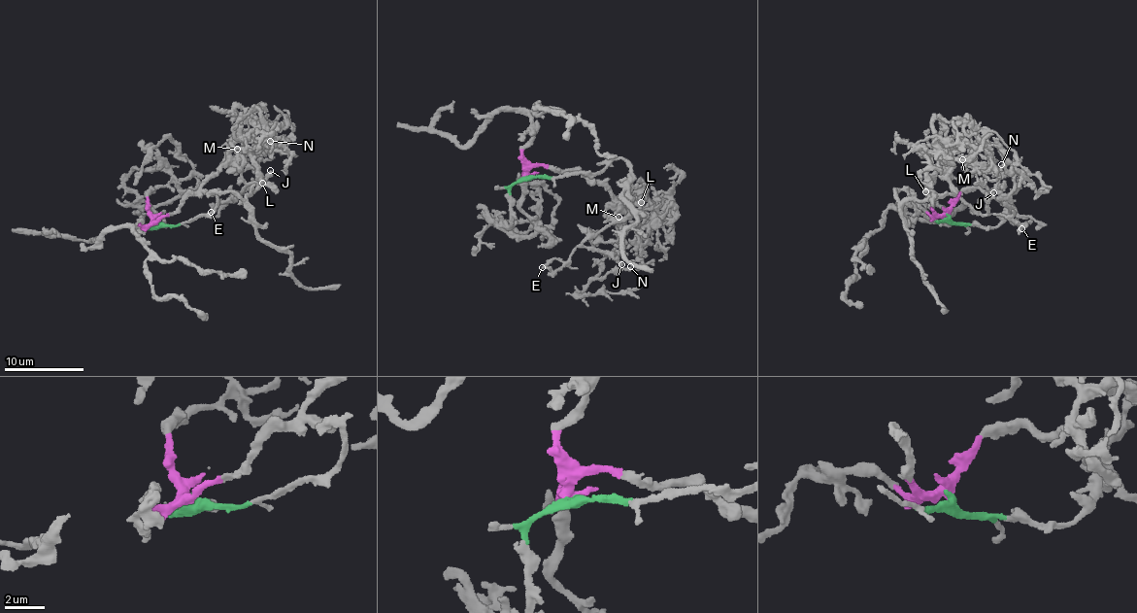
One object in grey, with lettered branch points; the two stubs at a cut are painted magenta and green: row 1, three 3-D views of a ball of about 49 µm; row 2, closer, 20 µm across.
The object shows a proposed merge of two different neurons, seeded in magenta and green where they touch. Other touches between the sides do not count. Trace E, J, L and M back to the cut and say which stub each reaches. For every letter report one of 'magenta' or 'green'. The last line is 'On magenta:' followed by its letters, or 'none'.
E: green
J: green
L: magenta
M: green
On magenta: L

